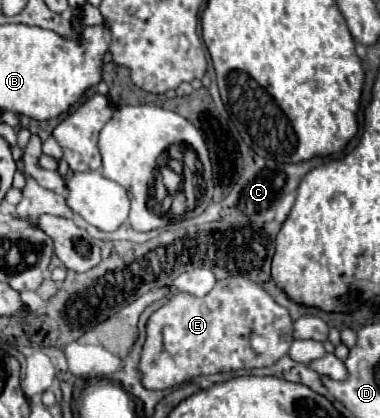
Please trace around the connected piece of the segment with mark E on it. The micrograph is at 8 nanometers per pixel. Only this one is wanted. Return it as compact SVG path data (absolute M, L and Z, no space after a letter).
M225 278L215 284L215 288L203 296L191 296L185 292L177 292L167 304L155 310L147 320L147 340L139 358L139 374L141 384L149 390L165 390L177 384L187 382L195 376L225 372L225 370L241 370L241 368L263 368L275 364L281 356L289 352L293 342L293 320L289 310L279 306L259 284L249 282L249 278Z

